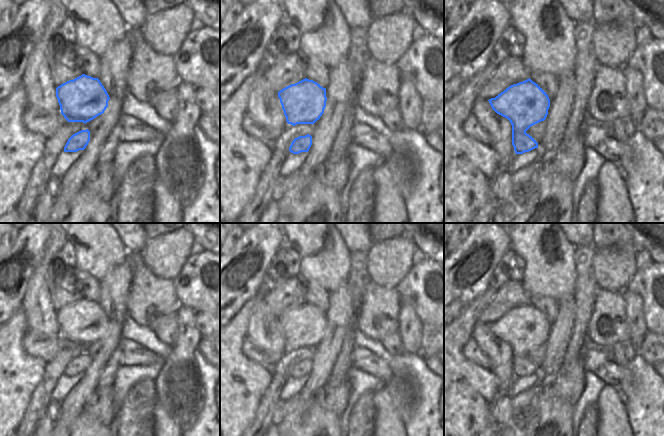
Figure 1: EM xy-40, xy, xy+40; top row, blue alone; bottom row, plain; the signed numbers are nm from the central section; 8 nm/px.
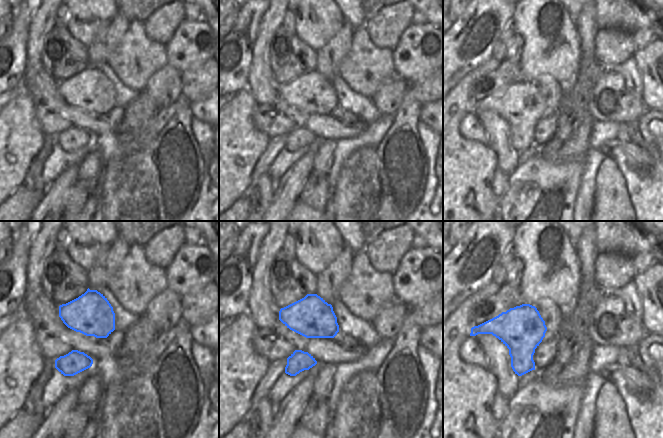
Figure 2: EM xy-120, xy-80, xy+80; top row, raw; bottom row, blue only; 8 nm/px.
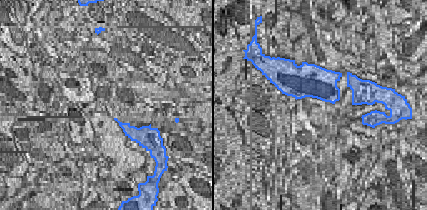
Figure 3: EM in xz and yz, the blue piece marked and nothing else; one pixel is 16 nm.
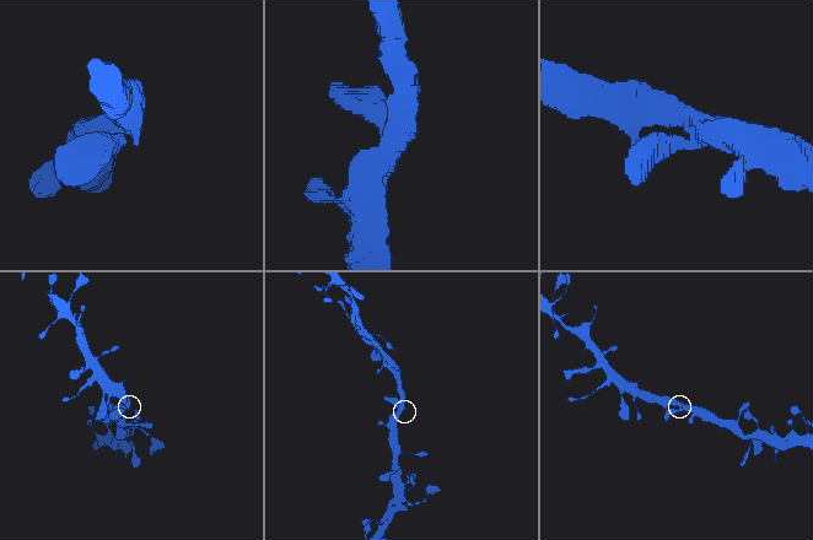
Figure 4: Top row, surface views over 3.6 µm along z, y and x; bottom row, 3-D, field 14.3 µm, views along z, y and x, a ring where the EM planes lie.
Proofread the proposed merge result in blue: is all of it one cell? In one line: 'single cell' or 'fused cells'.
single cell

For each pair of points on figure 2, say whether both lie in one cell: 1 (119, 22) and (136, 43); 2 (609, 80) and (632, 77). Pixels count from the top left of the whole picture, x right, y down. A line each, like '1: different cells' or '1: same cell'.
1: different cells
2: different cells

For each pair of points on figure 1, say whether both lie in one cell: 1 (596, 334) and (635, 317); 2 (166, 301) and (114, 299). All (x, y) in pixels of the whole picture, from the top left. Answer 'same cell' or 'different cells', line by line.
1: different cells
2: different cells

